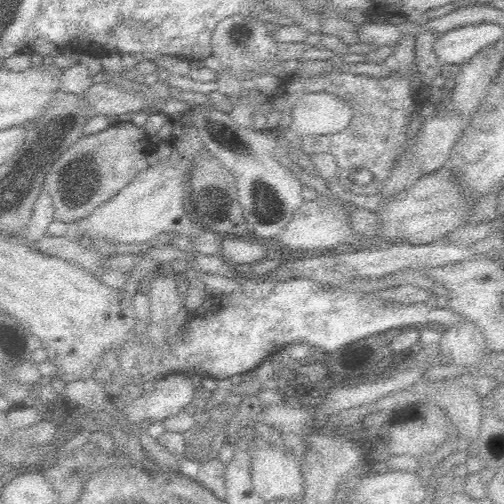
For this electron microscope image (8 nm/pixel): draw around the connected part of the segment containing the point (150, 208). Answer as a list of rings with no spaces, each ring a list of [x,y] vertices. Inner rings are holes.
[[[174,151],[170,156],[141,170],[120,194],[108,204],[96,208],[86,220],[78,222],[86,234],[102,236],[116,242],[150,242],[162,232],[176,232],[190,236],[193,222],[184,217],[184,201],[190,194],[190,160]]]

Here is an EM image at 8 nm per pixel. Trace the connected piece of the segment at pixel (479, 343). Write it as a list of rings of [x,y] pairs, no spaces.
[[[462,322],[444,328],[444,334],[441,334],[438,345],[443,366],[447,364],[446,360],[466,366],[486,354],[484,338],[472,322]]]

